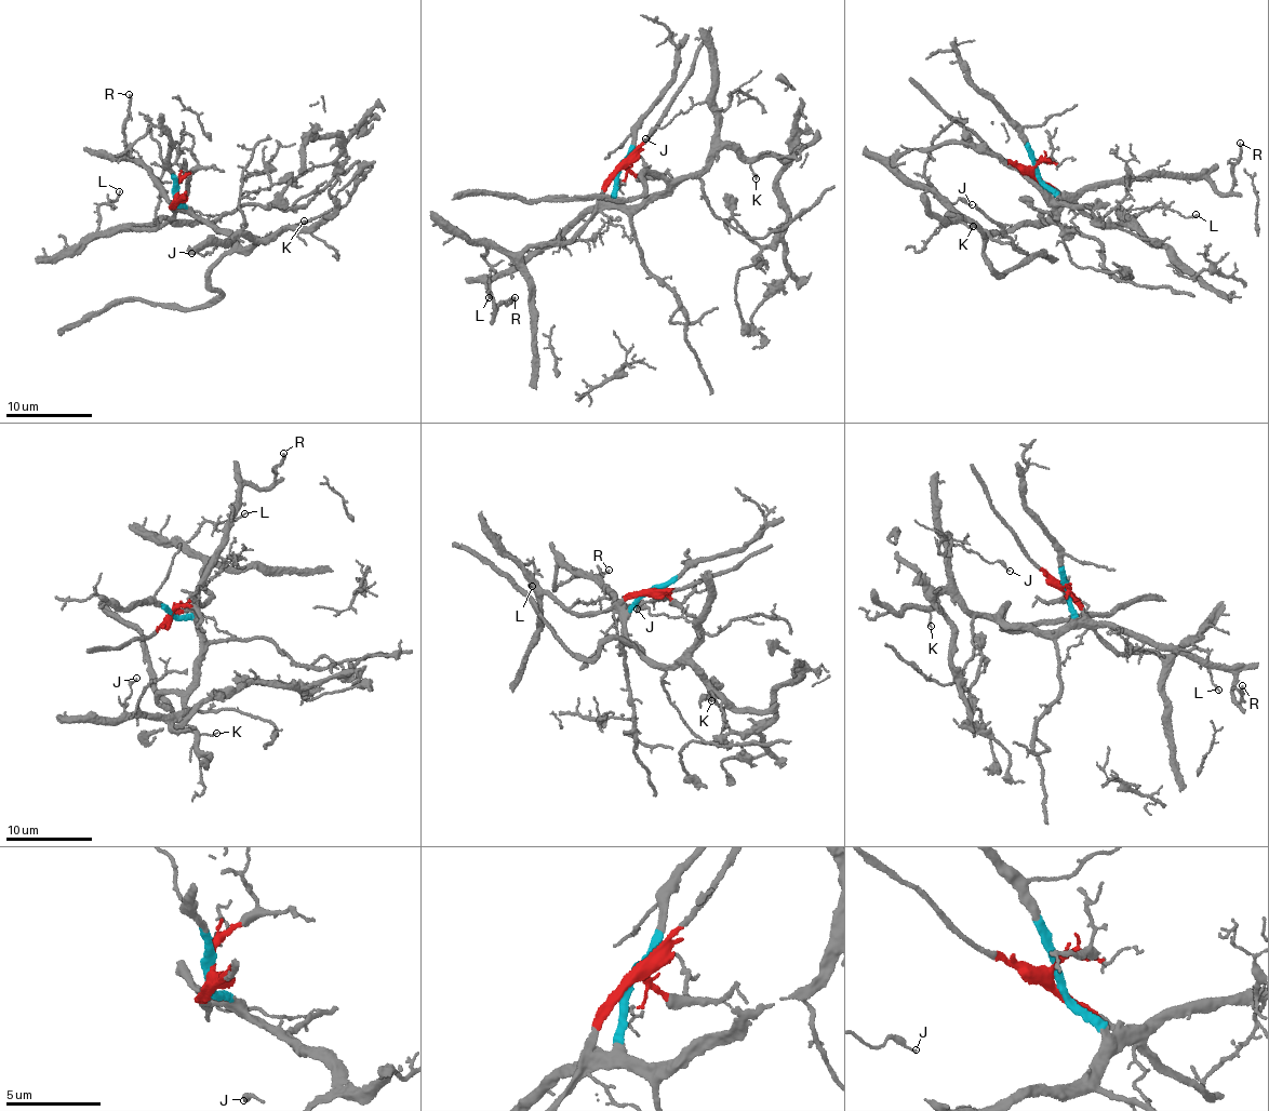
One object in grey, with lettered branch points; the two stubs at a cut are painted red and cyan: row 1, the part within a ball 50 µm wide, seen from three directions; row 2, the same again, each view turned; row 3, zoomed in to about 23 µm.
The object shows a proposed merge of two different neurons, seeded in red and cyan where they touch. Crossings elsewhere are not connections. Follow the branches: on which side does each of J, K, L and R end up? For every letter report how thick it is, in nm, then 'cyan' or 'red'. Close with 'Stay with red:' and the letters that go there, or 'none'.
J: 120 nm thick; cyan
K: 140 nm thick; cyan
L: 90 nm thick; red
R: 170 nm thick; cyan
Stay with red: L

